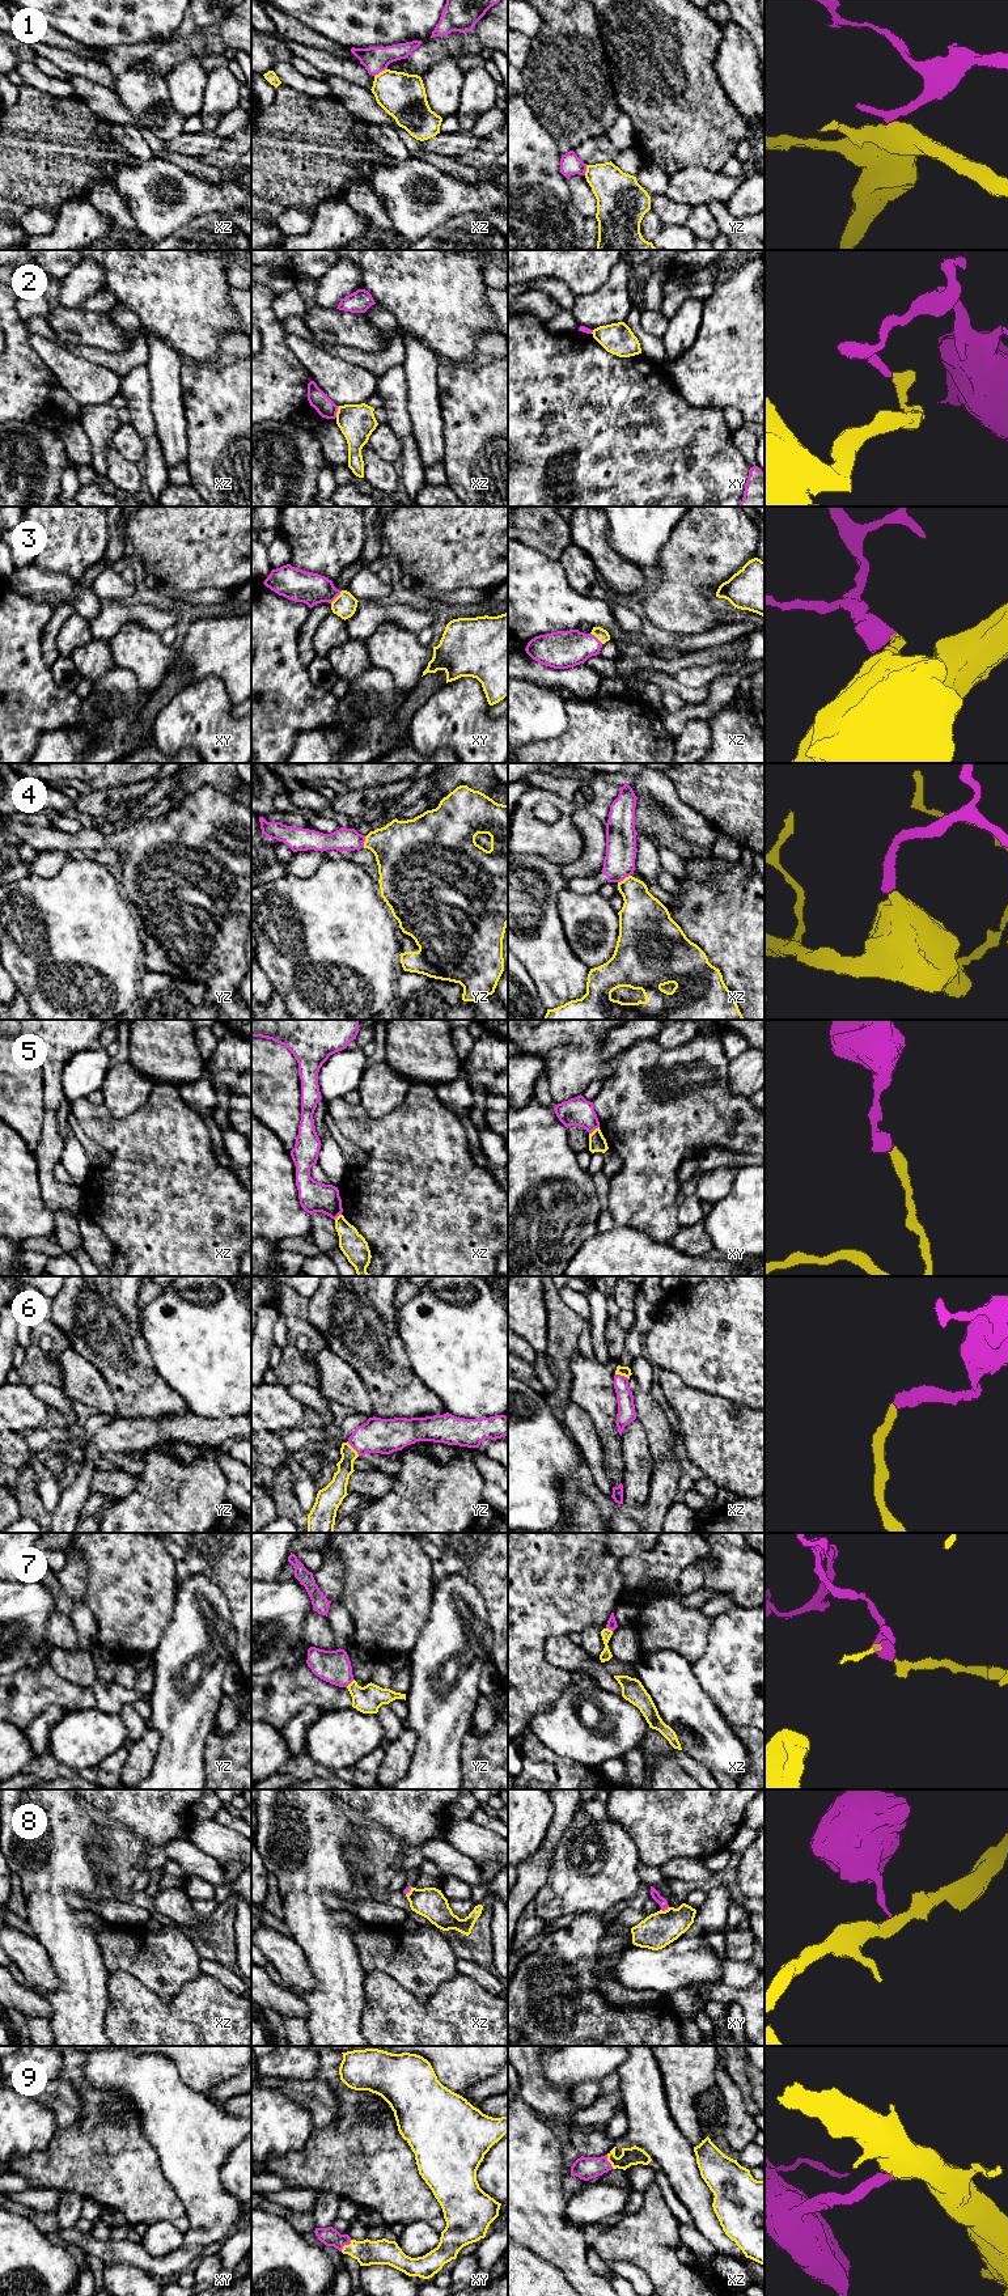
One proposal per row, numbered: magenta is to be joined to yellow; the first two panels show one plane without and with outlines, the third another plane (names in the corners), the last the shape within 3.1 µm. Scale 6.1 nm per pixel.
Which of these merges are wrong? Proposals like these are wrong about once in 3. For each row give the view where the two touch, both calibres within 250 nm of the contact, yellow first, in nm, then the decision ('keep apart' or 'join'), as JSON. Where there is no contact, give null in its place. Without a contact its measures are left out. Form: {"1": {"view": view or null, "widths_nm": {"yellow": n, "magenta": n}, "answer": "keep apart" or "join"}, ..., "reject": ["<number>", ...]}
{"1": {"view": "xz", "widths_nm": {"yellow": 280, "magenta": 160}, "answer": "keep apart"}, "2": {"view": "xz", "widths_nm": {"yellow": 220, "magenta": 110}, "answer": "keep apart"}, "3": {"view": "xy", "widths_nm": {"yellow": 150, "magenta": 200}, "answer": "join"}, "4": {"view": "xz", "widths_nm": {"yellow": 260, "magenta": 190}, "answer": "join"}, "5": {"view": "xy", "widths_nm": {"yellow": 110, "magenta": 180}, "answer": "keep apart"}, "6": {"view": "xz", "widths_nm": {"yellow": 60, "magenta": 110}, "answer": "join"}, "7": {"view": "yz", "widths_nm": {"yellow": 170, "magenta": 200}, "answer": "join"}, "8": {"view": "xy", "widths_nm": {"yellow": 220, "magenta": 60}, "answer": "keep apart"}, "9": {"view": "xy", "widths_nm": {"yellow": 160, "magenta": 110}, "answer": "join"}, "reject": ["1", "2", "5", "8"]}

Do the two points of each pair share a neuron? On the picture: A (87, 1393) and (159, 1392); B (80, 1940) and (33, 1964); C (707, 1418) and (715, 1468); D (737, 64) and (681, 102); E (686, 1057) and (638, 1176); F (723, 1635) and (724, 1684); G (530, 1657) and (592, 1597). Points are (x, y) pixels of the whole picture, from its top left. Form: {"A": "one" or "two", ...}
{"A": "two", "B": "two", "C": "one", "D": "two", "E": "one", "F": "one", "G": "one"}

